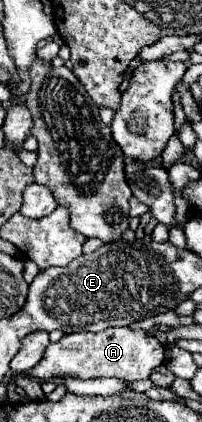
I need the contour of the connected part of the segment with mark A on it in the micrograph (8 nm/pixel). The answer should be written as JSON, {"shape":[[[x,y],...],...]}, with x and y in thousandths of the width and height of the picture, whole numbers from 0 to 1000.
{"shape":[[[559,775],[500,789],[351,789],[312,794],[282,813],[252,813],[193,865],[134,879],[134,889],[223,903],[282,893],[579,893],[609,903],[708,903],[748,893],[767,870],[817,860],[817,836],[817,818],[718,780]]]}

